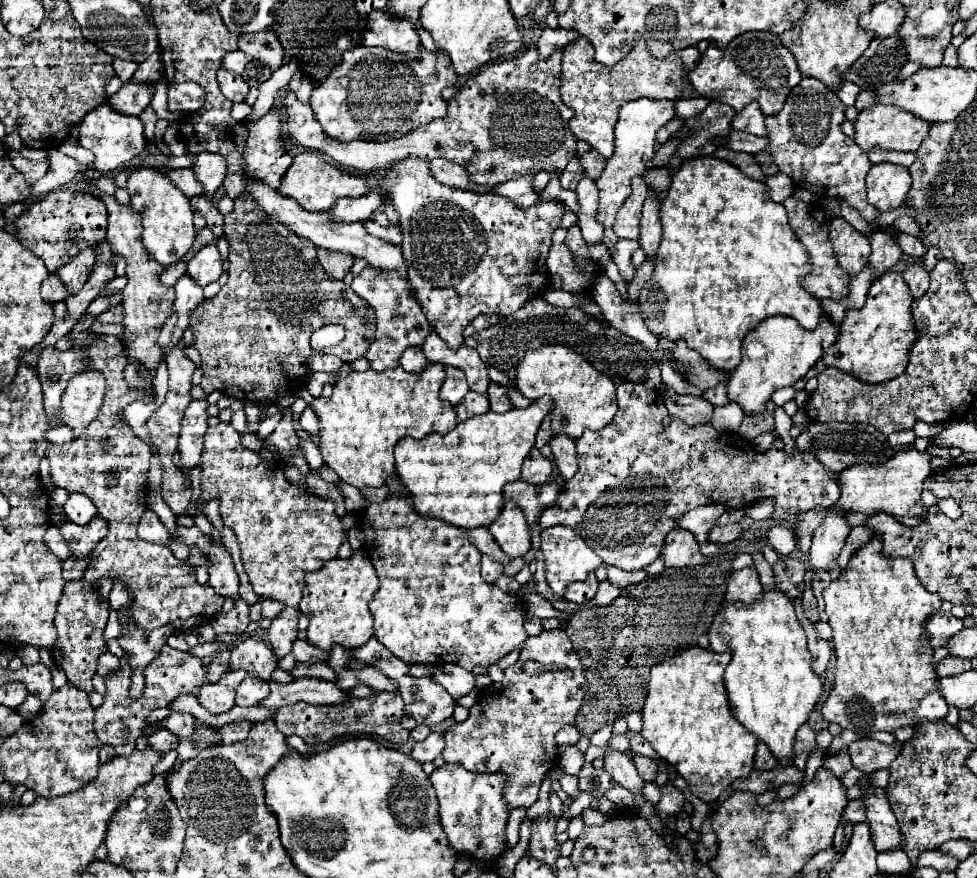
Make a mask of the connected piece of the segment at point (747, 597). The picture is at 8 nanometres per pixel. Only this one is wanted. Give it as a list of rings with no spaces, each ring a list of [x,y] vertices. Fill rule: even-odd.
[[[754,566],[730,574],[722,606],[726,608],[714,616],[708,638],[712,650],[732,652],[732,660],[724,672],[732,716],[770,748],[780,766],[790,766],[796,732],[808,720],[824,692],[822,676],[812,670],[814,658],[806,648],[806,634],[794,614],[792,602],[780,590],[762,592]]]

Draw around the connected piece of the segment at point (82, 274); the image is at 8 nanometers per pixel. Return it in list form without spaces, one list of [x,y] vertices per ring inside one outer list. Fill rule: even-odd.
[[[84,248],[76,258],[72,258],[68,264],[62,266],[62,270],[58,270],[60,280],[66,284],[68,294],[78,294],[88,278],[88,274],[92,272],[96,254],[92,248]]]

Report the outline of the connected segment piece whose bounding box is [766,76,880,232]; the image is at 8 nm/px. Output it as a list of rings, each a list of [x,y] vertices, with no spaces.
[[[804,76],[786,98],[784,108],[778,114],[766,118],[770,140],[768,152],[772,154],[780,172],[792,176],[798,186],[820,196],[848,202],[848,206],[854,208],[876,232],[880,228],[876,222],[880,212],[866,200],[864,188],[864,178],[872,164],[868,154],[858,150],[858,144],[840,128],[844,122],[844,108],[846,106],[832,90],[826,90],[822,82]]]

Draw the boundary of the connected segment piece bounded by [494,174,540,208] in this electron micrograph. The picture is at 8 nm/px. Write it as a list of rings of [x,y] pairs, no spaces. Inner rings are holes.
[[[526,174],[516,180],[510,180],[502,186],[496,186],[494,192],[510,198],[516,206],[526,206],[526,208],[534,206],[540,200],[538,190],[534,190],[534,176],[532,174]]]

